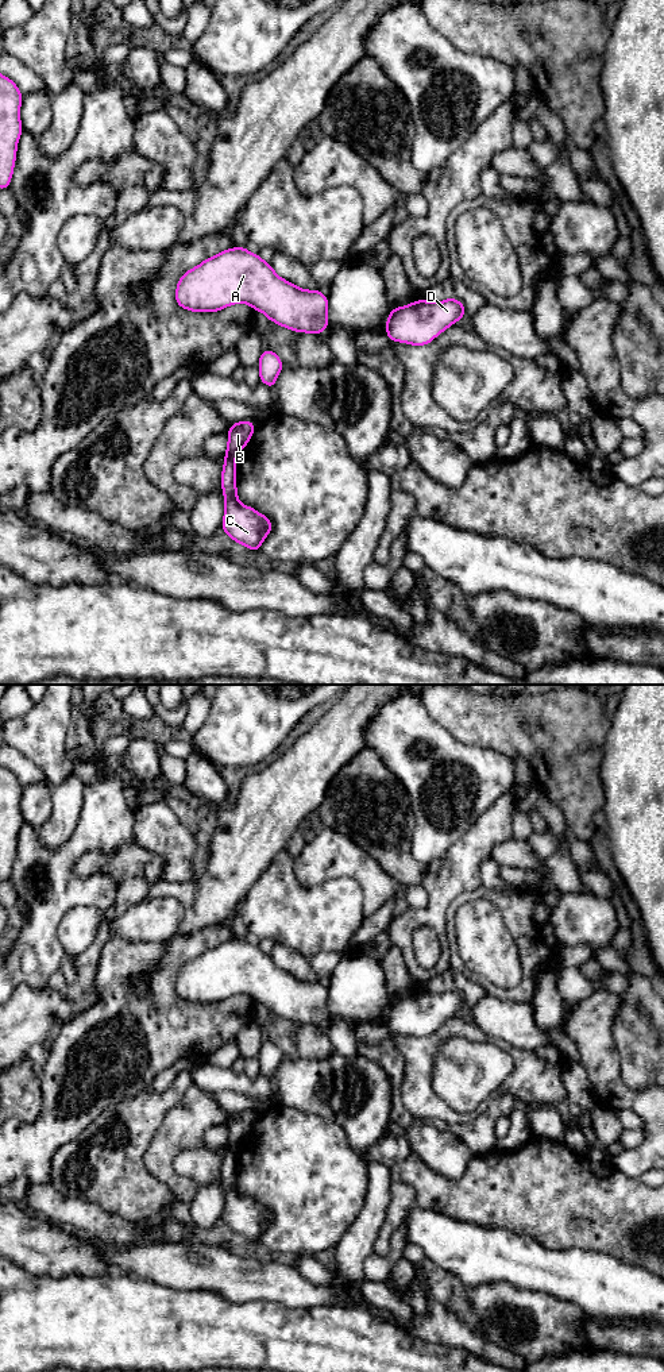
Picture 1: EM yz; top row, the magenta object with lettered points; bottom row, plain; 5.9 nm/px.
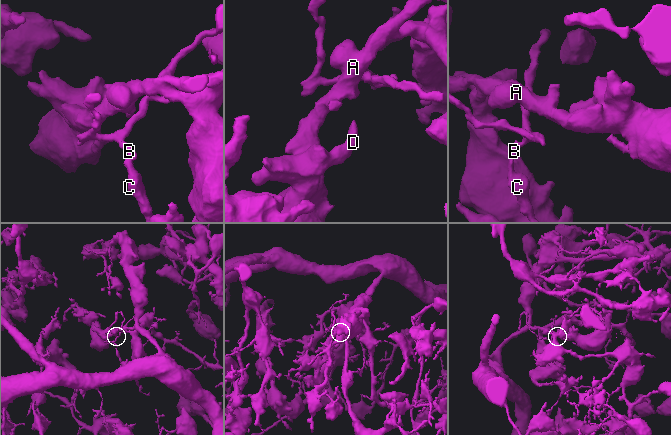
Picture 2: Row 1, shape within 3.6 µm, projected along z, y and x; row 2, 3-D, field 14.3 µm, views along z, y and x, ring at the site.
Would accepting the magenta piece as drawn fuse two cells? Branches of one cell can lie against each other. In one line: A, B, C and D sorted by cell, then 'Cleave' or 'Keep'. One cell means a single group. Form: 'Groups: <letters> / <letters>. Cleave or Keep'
Groups: A C D / B. Cleave

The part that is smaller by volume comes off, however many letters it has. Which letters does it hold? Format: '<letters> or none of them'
B

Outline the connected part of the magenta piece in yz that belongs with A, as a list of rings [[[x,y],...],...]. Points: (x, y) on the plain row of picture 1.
[[[239,937],[182,966],[175,994],[192,1003],[211,1005],[244,994],[293,1024],[320,1026],[329,1015],[327,987],[281,970],[258,945]]]

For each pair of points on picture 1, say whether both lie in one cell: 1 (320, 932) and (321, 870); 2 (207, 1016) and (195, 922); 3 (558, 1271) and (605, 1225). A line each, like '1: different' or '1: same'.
1: different
2: different
3: different

